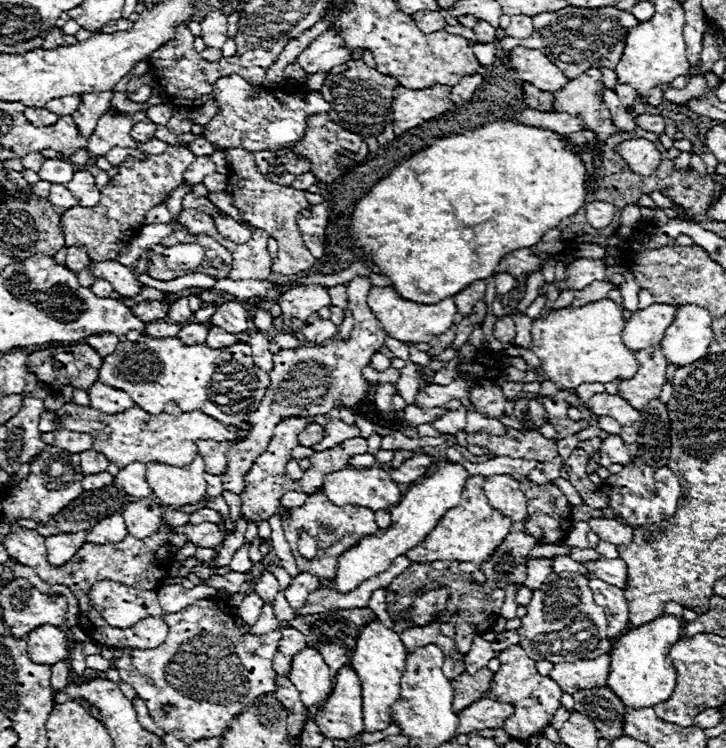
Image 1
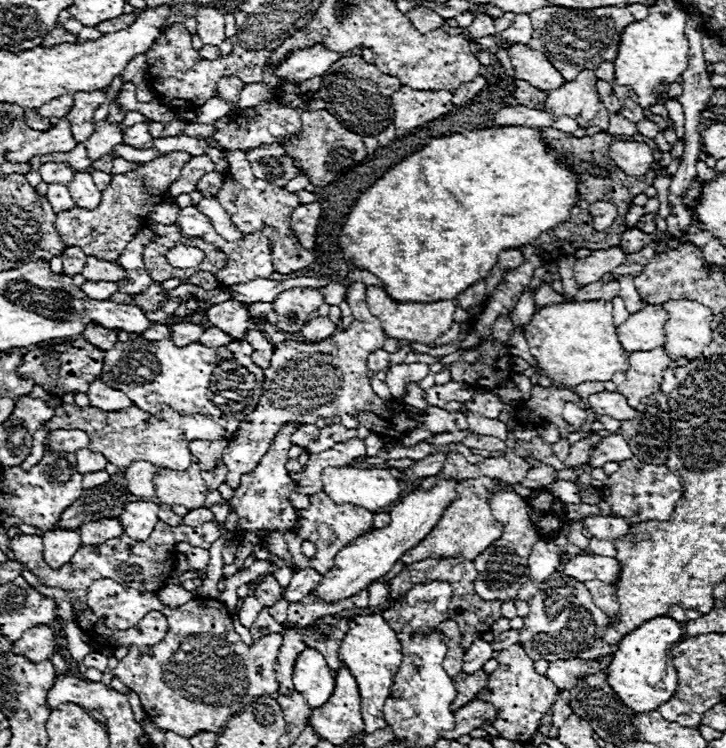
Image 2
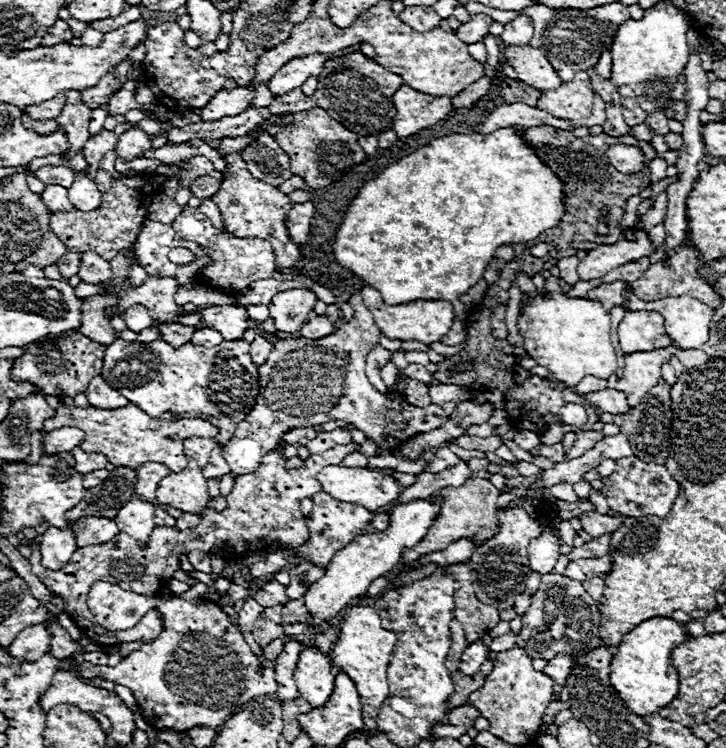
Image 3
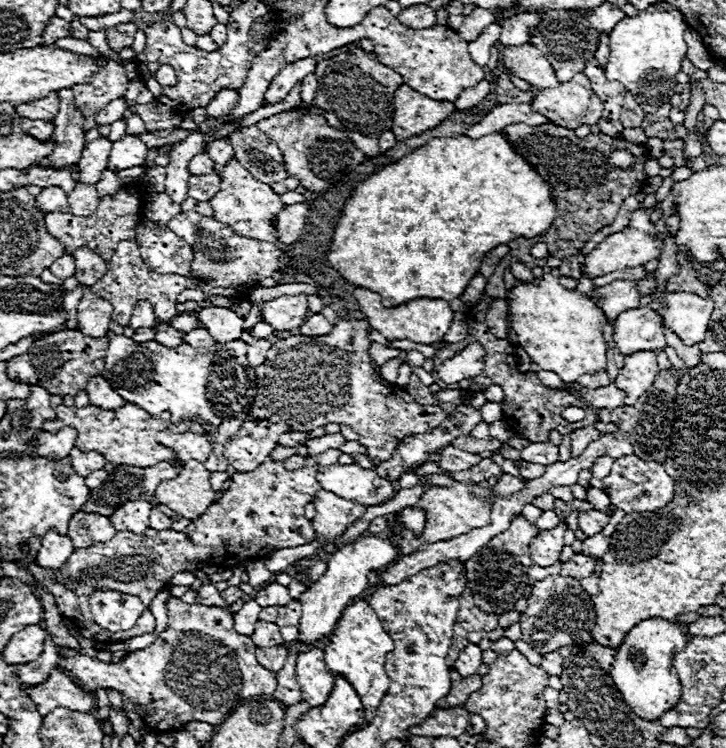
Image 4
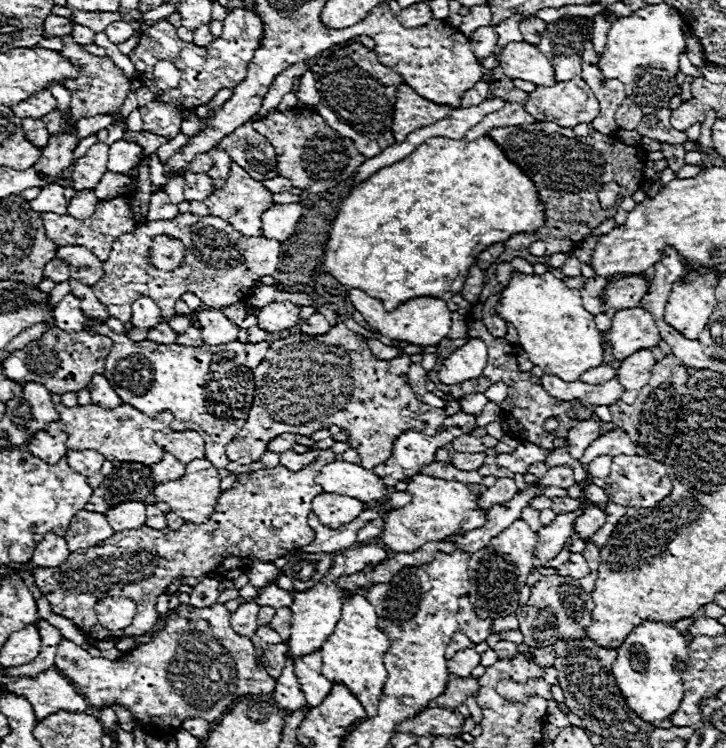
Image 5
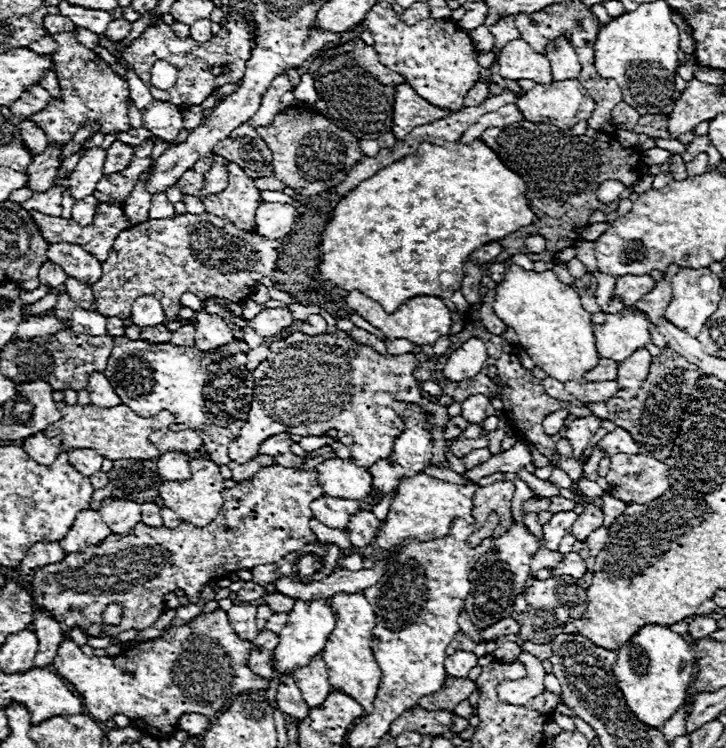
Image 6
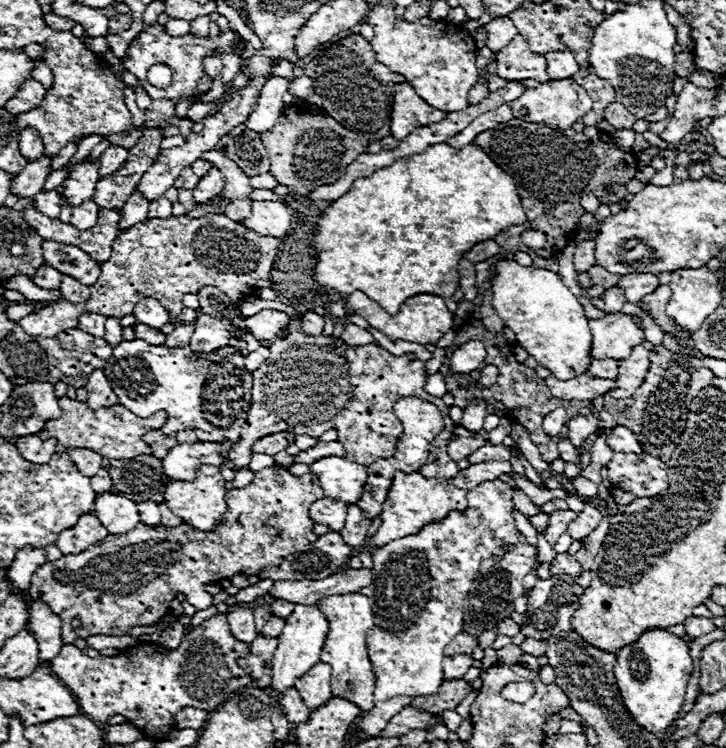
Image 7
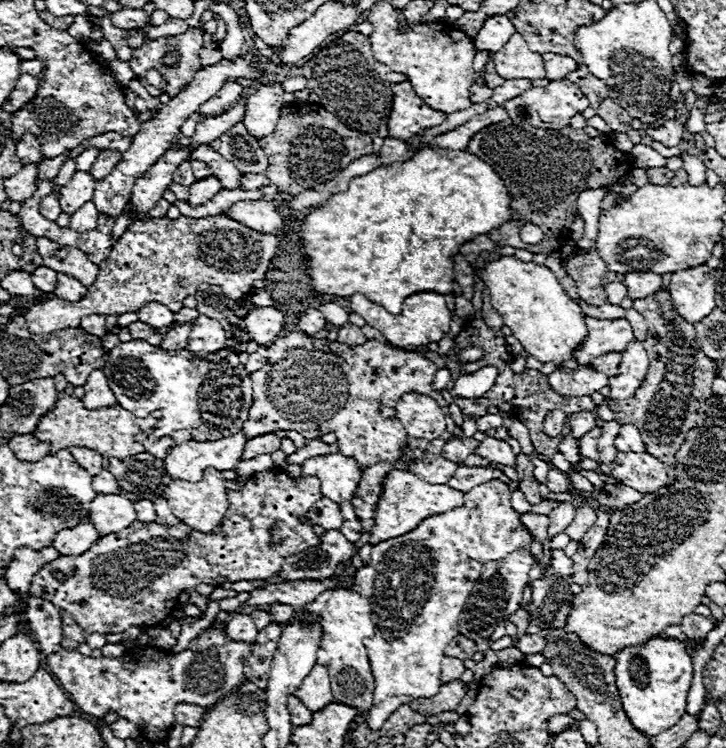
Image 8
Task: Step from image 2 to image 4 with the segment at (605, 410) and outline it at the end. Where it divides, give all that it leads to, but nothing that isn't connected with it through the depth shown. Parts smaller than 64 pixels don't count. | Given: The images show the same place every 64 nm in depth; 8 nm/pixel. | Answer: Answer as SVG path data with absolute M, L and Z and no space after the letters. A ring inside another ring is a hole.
M608 384L604 388L582 388L582 390L576 390L580 394L580 398L588 404L588 406L594 406L594 408L616 408L616 406L622 406L624 404L624 392L620 392L620 388L616 388L616 384Z

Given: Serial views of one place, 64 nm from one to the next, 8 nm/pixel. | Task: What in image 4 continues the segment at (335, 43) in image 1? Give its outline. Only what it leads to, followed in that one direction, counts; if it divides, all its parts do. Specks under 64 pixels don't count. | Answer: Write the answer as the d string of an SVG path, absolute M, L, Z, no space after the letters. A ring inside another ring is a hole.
M314 58L308 60L298 60L296 64L288 64L288 68L280 70L280 74L272 80L268 92L266 92L266 104L276 104L282 102L288 92L294 88L296 82L302 82L304 76L312 74L316 70Z

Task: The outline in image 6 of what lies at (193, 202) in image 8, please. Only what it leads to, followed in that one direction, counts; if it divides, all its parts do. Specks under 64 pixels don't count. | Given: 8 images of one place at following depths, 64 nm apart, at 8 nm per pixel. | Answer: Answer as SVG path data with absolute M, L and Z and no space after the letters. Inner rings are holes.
M216 156L214 158L214 164L212 168L206 172L204 176L204 188L196 194L200 200L210 196L210 194L216 194L216 192L222 192L222 188L228 184L228 168L226 168L226 160Z

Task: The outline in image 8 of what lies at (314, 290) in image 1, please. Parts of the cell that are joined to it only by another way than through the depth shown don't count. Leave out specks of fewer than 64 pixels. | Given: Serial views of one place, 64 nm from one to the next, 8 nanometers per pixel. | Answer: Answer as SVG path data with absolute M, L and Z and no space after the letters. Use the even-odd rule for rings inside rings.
M272 306L254 308L240 322L240 328L244 328L250 334L250 340L260 346L268 346L282 332L282 326L284 314Z

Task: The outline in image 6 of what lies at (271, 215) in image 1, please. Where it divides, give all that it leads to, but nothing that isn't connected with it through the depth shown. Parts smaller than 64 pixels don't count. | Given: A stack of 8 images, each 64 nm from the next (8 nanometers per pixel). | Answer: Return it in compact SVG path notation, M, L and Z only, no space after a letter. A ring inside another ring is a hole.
M228 162L228 186L222 192L210 196L210 202L204 202L204 206L206 212L226 218L238 228L252 232L254 212L260 202L258 196L260 190L254 186L252 178L248 178L238 164Z

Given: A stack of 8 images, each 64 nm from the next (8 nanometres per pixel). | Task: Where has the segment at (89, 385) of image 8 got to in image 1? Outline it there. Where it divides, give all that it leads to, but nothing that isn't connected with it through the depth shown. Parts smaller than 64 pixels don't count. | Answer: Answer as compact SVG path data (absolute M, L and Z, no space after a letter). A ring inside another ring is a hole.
M98 380L86 392L90 396L90 406L100 410L100 412L106 412L106 414L124 412L124 410L136 406L126 392L122 392L118 388L112 388L112 386L106 386Z

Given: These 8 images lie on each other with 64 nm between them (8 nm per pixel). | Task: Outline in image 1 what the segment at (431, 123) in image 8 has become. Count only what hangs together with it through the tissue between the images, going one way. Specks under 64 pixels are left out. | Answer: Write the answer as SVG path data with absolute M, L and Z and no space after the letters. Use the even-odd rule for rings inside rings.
M398 86L394 90L392 112L394 112L394 134L400 136L402 132L416 128L424 120L432 120L448 110L454 108L450 100L448 86L432 86L424 90L408 90Z

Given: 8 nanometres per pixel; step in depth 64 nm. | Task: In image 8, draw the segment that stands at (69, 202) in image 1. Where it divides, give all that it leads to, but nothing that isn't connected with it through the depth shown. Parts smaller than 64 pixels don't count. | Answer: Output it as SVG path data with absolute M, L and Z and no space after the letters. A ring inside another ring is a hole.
M48 194L40 200L40 214L46 220L56 220L60 216L60 204L58 204L56 194Z

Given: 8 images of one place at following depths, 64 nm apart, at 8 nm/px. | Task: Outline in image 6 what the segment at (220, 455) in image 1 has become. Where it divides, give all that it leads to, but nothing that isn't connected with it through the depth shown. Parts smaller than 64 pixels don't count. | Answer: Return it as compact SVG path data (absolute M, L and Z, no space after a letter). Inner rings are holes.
M191 429L178 432L156 430L148 438L152 444L156 444L160 454L176 451L184 452L188 457L194 458L199 454L200 446L202 446L202 438L198 436L197 431Z

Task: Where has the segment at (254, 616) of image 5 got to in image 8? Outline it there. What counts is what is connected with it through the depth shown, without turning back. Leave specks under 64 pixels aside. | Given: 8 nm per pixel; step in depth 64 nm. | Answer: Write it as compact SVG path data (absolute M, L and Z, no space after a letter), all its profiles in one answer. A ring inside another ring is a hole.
M234 614L226 622L226 636L230 636L232 640L244 640L252 644L256 640L256 634L258 634L258 628L254 626L248 614Z

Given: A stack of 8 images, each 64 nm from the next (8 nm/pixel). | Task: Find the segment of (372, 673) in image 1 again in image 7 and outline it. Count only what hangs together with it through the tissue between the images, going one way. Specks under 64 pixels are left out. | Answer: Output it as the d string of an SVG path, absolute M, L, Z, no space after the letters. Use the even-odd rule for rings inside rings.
M360 592L334 594L318 600L318 610L328 620L328 636L320 654L320 662L332 664L332 694L356 704L360 710L374 706L374 674L366 650L366 632L374 628L374 612L368 596Z

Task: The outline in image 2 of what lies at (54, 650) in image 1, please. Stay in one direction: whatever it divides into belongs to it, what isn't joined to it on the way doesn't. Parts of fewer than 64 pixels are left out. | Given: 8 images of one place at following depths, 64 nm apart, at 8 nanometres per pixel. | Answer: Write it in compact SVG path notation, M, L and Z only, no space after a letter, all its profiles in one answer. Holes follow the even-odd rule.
M48 626L28 628L28 632L12 644L12 652L26 656L30 662L50 658L54 652L54 630Z

